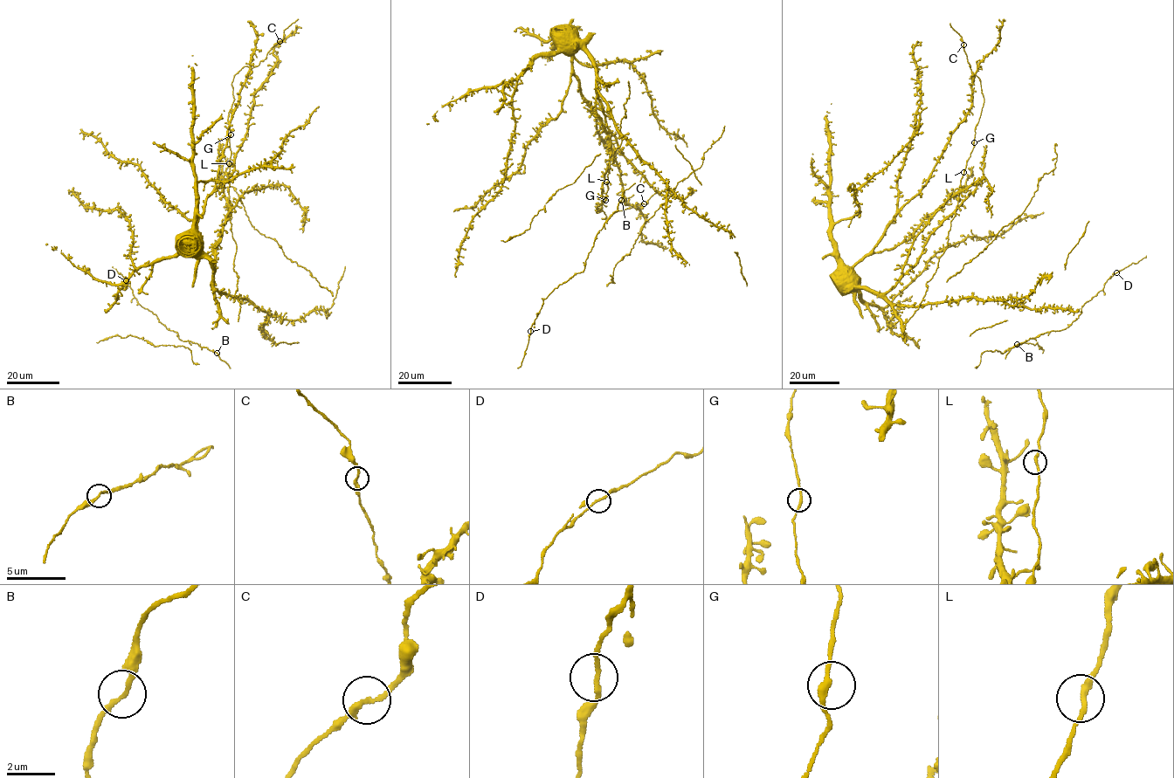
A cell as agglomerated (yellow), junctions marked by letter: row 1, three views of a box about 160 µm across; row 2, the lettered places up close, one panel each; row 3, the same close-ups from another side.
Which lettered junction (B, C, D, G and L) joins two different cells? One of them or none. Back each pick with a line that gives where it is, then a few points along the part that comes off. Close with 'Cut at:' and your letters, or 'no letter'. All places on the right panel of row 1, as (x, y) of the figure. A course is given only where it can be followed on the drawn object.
Cut at: no letter

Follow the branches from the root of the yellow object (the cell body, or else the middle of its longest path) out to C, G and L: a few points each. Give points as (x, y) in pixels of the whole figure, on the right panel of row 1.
C: (852, 285), (853, 278), (863, 289), (886, 293), (956, 208), (984, 101), (981, 81), (972, 74), (963, 44)
G: (852, 285), (853, 278), (863, 289), (886, 293), (915, 263), (926, 238), (956, 208), (960, 180), (974, 142)
L: (852, 285), (853, 278), (863, 289), (886, 293), (895, 284), (915, 263), (926, 238), (956, 208), (963, 172)

